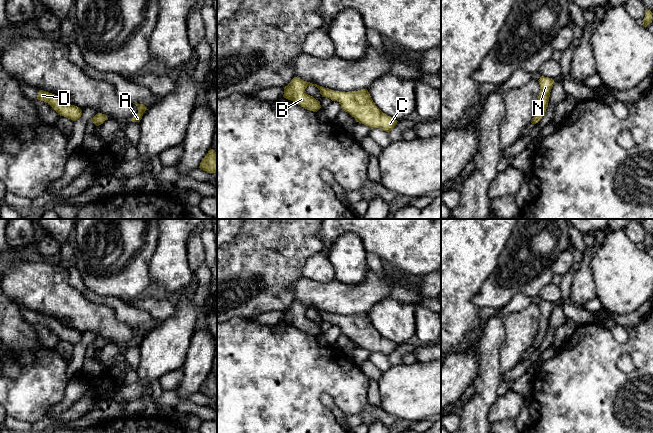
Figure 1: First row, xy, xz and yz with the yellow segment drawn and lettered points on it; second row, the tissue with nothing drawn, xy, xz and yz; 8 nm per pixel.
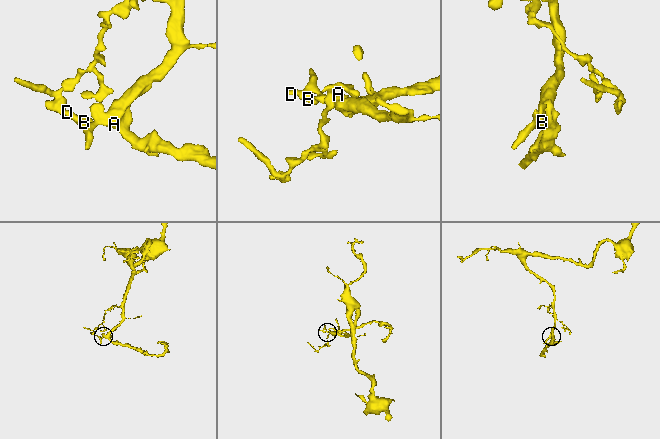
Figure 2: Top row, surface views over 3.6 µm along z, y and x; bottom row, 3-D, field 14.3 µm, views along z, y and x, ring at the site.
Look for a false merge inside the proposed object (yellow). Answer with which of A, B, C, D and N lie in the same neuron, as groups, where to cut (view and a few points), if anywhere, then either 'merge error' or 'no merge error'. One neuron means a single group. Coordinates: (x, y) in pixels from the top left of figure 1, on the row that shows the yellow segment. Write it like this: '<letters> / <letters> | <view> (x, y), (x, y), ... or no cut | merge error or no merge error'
A B C D N | no cut | no merge error

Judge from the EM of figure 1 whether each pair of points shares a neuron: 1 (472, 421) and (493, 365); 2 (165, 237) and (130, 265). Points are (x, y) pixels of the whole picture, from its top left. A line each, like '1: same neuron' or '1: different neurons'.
1: same neuron
2: different neurons

